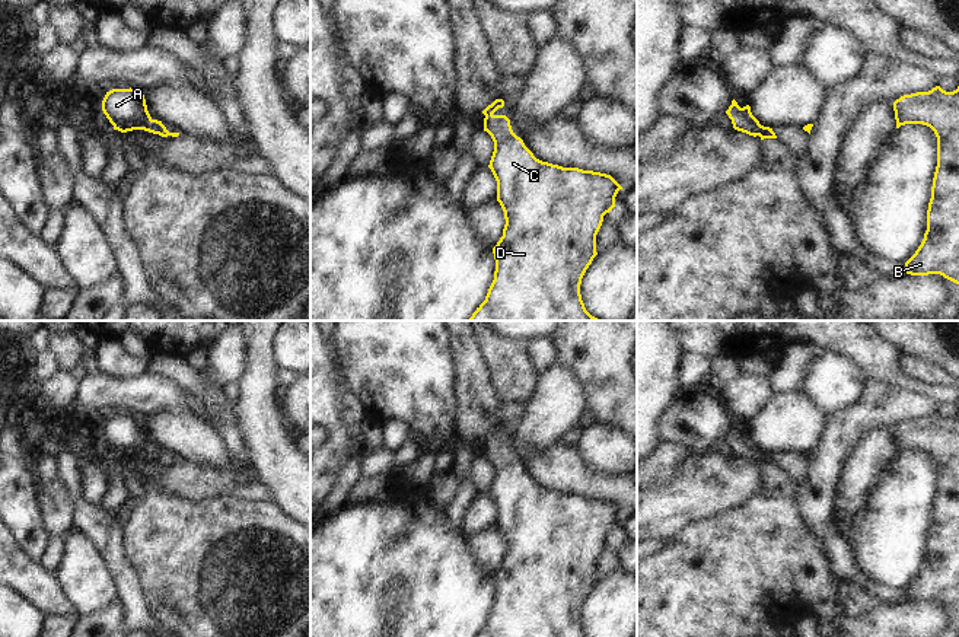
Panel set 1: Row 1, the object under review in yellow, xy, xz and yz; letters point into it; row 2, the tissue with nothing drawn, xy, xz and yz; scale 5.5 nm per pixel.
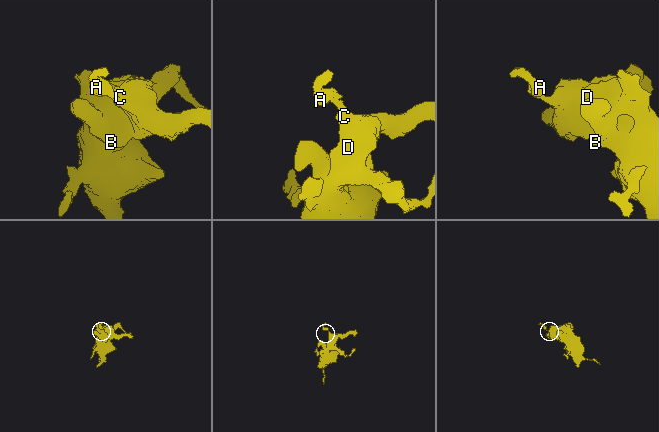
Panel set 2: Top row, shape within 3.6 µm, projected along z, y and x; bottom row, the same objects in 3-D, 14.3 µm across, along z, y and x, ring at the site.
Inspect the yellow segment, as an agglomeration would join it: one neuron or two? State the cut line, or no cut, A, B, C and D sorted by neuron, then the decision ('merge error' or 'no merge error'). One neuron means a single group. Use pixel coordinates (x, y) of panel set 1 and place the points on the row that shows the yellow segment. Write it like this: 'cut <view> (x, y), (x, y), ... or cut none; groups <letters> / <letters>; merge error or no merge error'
cut none; groups A B C D; no merge error

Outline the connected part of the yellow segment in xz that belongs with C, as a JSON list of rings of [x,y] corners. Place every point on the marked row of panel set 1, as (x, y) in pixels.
[[[496,99],[482,114],[484,131],[494,141],[488,168],[497,181],[497,201],[506,224],[493,248],[494,280],[485,300],[468,321],[600,321],[592,316],[582,300],[582,278],[596,252],[596,235],[603,216],[615,207],[622,187],[606,173],[563,168],[542,162],[517,137],[506,115],[496,115],[504,106]]]

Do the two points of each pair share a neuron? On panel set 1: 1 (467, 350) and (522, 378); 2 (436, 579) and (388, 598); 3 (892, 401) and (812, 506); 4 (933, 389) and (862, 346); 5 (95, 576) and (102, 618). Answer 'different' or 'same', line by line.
1: different
2: same
3: same
4: same
5: different

